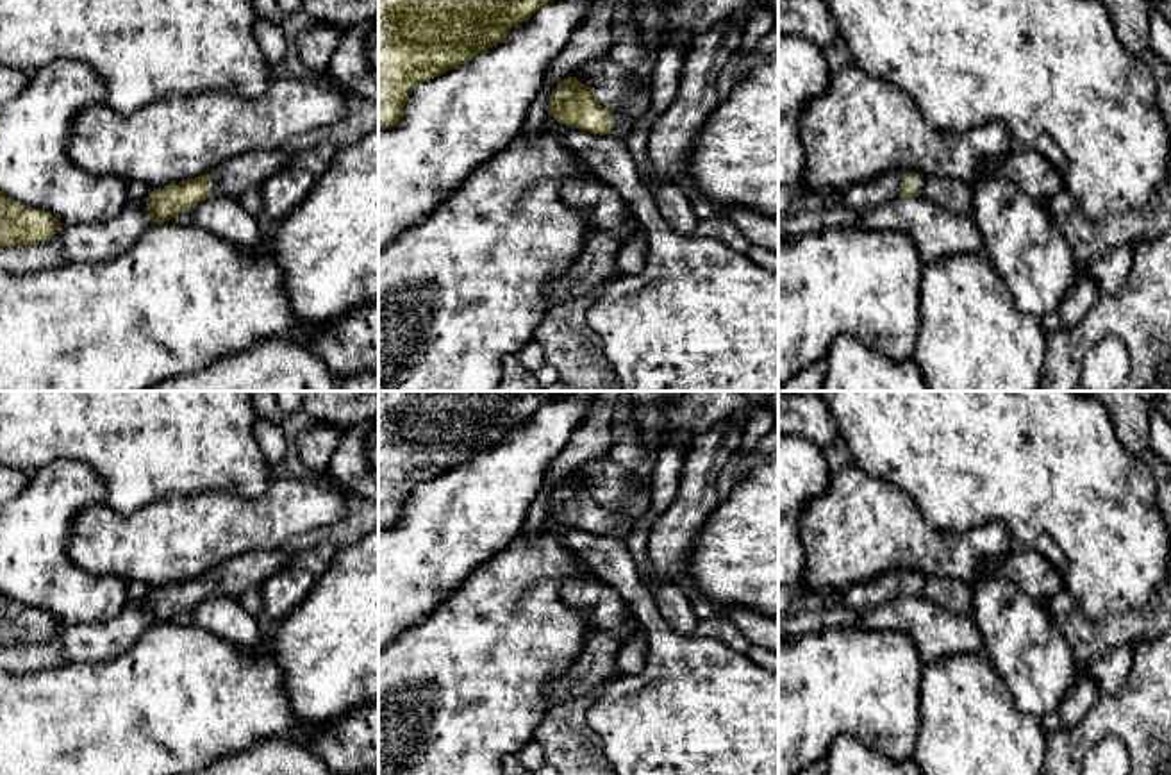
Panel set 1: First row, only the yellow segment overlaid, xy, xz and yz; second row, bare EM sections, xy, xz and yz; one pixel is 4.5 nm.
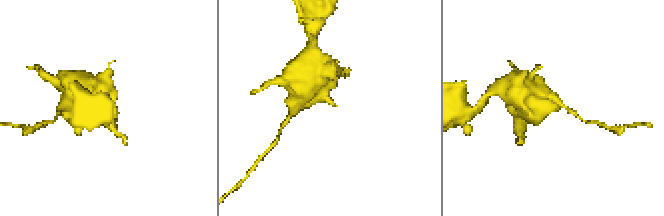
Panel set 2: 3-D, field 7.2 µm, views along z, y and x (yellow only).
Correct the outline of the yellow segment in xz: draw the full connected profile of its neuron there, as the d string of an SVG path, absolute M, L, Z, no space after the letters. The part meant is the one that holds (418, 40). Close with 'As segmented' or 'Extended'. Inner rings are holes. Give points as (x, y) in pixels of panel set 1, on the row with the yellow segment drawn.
M378 0L378 130L396 127L412 89L434 77L473 61L475 55L502 43L512 27L527 21L543 4L552 0Z. As segmented

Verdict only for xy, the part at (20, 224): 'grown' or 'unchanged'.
unchanged

